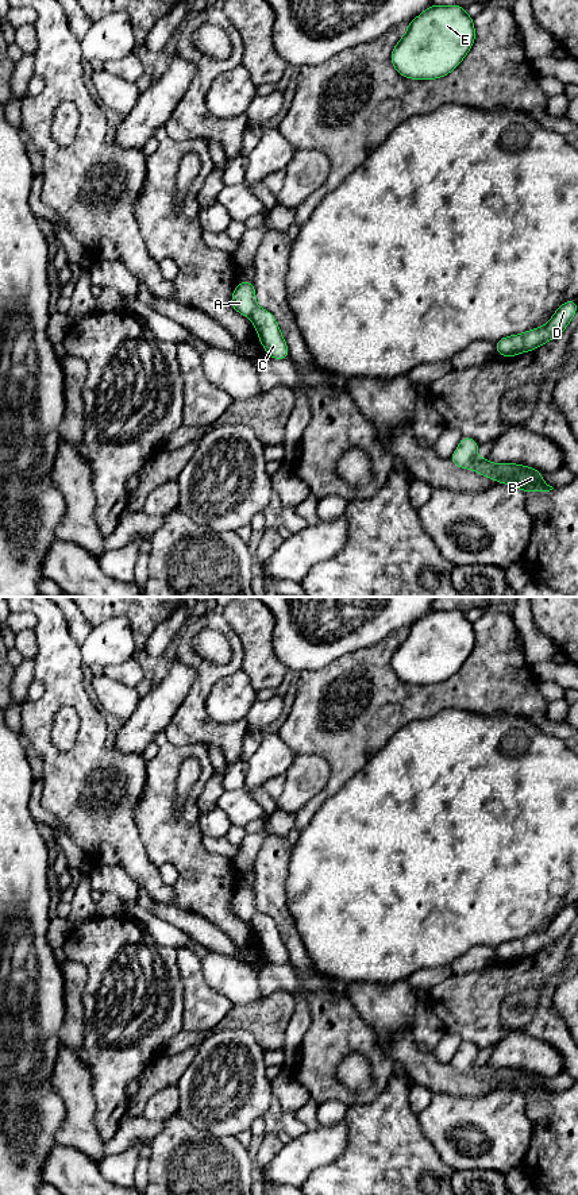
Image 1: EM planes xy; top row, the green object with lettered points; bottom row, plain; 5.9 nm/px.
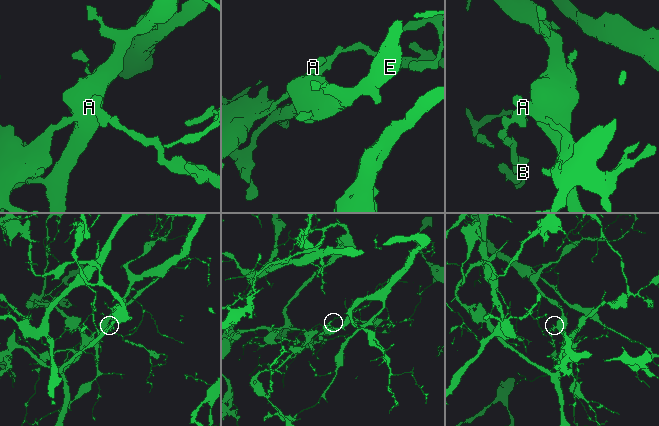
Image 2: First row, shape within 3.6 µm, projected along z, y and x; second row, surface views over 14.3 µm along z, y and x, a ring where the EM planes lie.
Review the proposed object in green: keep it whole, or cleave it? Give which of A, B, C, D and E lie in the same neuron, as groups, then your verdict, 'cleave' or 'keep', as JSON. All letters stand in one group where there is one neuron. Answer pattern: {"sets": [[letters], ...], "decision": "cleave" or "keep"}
{"sets": [["A"], ["B", "C", "D", "E"]], "decision": "cleave"}

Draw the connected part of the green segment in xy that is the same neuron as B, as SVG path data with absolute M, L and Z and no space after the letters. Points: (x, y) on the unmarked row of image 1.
M462 1041L459 1052L454 1056L450 1065L461 1072L477 1076L500 1088L506 1088L521 1094L523 1096L550 1096L554 1092L547 1090L540 1076L532 1072L515 1068L490 1068L488 1063L478 1064L479 1049L471 1042Z

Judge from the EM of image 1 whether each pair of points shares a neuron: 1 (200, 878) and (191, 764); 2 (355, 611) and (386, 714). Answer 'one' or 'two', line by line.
1: two
2: two

